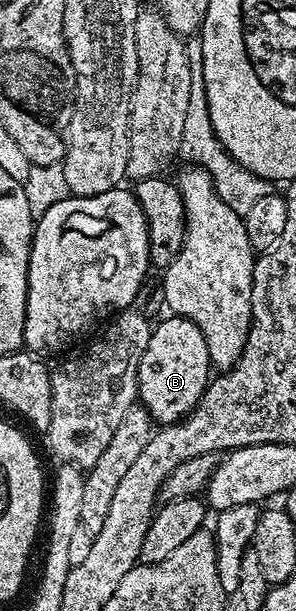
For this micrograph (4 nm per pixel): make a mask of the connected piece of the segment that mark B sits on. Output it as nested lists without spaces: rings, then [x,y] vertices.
[[[167,316],[158,325],[152,329],[149,344],[139,361],[137,398],[156,423],[170,424],[186,418],[199,403],[213,367],[205,336],[201,336],[197,324],[187,318]]]

